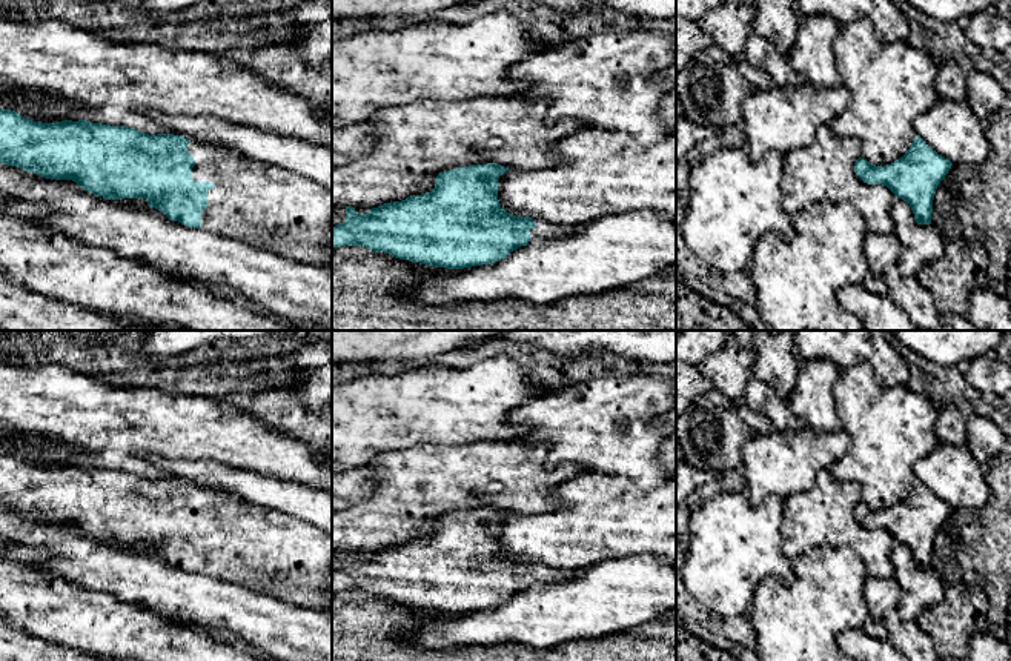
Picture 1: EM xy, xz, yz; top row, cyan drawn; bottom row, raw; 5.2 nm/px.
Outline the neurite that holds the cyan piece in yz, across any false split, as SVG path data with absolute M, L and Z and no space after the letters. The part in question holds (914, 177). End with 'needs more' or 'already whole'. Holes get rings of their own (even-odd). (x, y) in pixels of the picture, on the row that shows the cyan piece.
M917 135L905 155L894 163L876 166L859 157L854 172L863 183L887 186L894 197L907 201L917 224L931 224L936 189L951 166L950 160Z | already whole

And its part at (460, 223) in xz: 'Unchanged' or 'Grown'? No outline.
Grown

